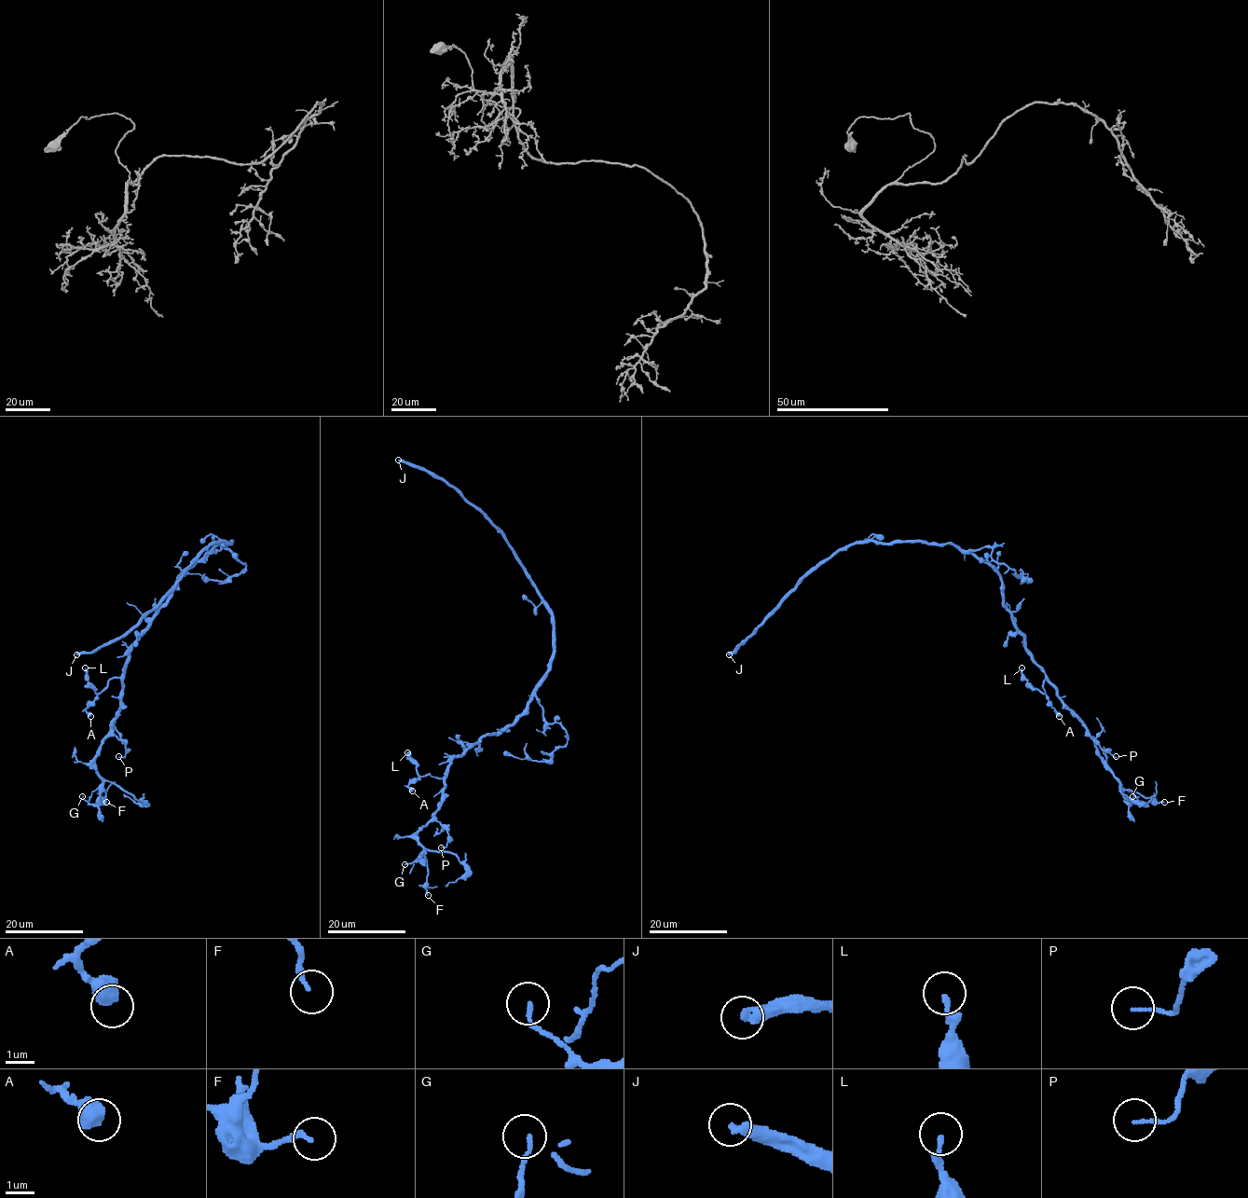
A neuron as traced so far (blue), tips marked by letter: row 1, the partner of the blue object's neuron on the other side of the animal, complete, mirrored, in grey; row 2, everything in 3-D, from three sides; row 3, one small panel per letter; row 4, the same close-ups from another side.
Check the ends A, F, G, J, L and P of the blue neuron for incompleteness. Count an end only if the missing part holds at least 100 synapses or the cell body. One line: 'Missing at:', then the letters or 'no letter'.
Missing at: J

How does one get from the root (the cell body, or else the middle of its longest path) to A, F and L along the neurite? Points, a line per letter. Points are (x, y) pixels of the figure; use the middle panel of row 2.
A: (516, 717), (500, 733), (485, 734), (456, 756), (442, 778), (425, 775), (414, 779), (407, 786), (412, 791)
F: (516, 717), (500, 733), (485, 734), (451, 760), (445, 776), (441, 805), (417, 833), (427, 864), (428, 895)
L: (516, 717), (500, 733), (485, 734), (462, 755), (456, 756), (442, 778), (430, 775), (420, 777), (407, 752)

